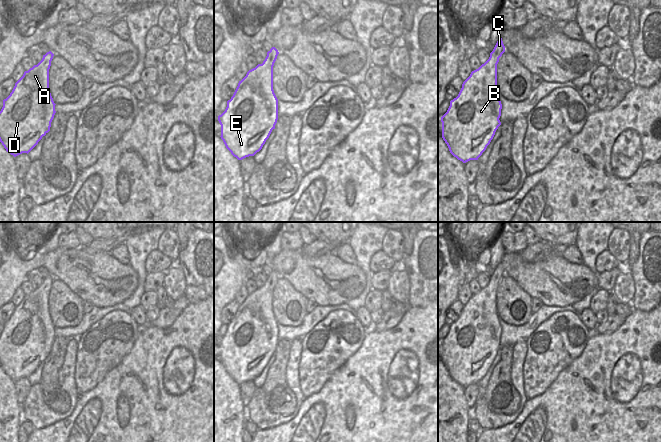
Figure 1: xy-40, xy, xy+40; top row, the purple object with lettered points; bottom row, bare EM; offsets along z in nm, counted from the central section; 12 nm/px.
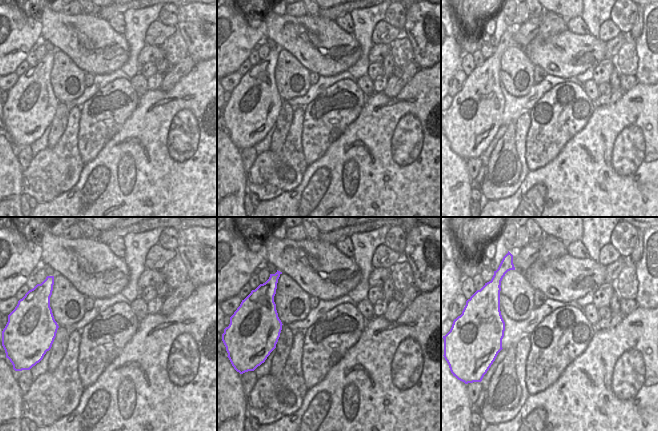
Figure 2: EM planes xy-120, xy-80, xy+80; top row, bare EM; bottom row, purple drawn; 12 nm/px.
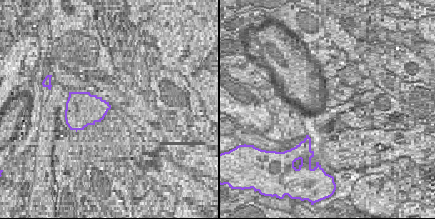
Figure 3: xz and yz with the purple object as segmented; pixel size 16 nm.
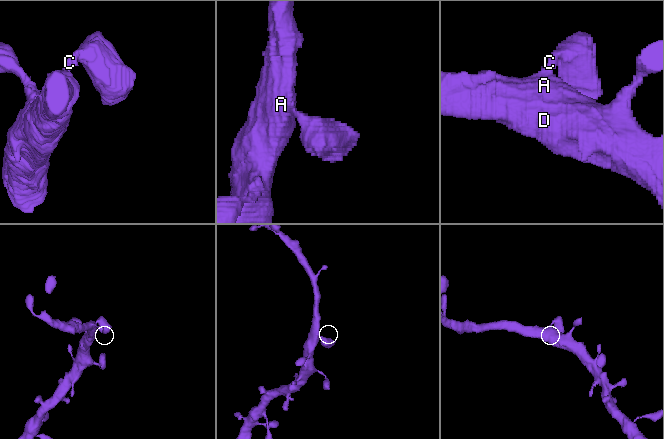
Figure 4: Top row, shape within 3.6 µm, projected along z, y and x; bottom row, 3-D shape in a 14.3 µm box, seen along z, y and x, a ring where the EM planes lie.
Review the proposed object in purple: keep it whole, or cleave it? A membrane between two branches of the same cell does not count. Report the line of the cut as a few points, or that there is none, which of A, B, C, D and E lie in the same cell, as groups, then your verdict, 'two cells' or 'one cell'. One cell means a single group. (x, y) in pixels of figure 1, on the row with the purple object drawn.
no cut; A B C D E; one cell

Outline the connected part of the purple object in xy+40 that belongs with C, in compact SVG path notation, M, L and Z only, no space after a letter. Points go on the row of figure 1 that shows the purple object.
M500 38L490 53L489 59L471 72L463 82L458 96L450 101L447 112L441 117L442 138L450 153L463 163L478 160L501 125L499 118L502 104L498 96L497 64L504 52L505 46Z

